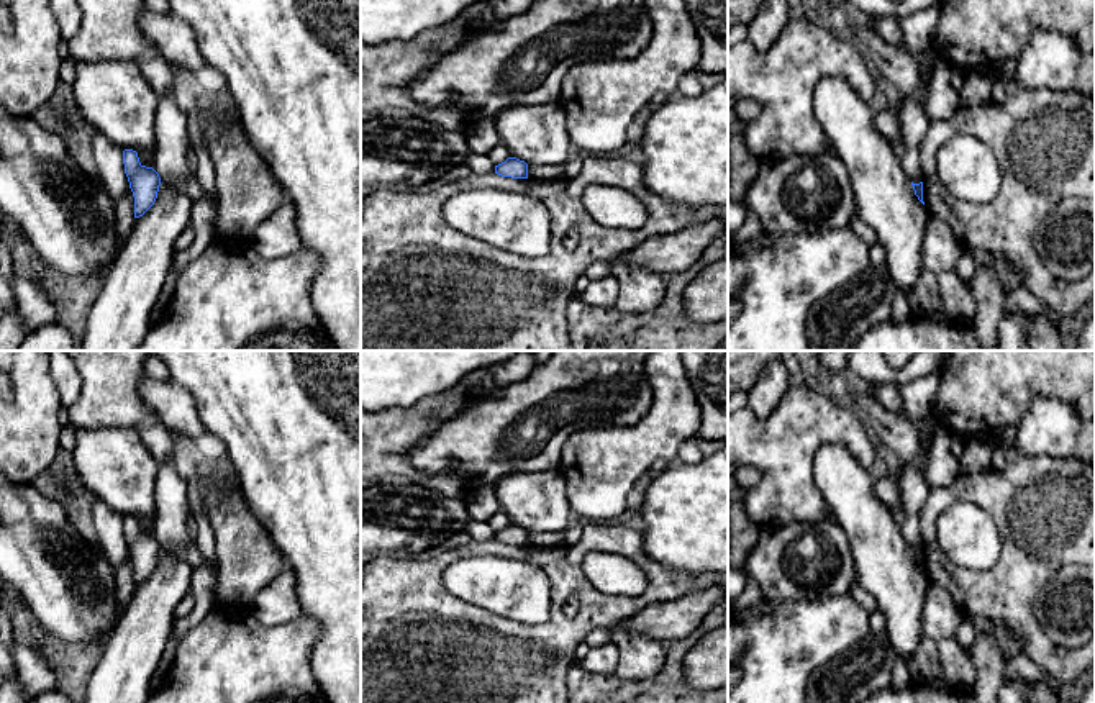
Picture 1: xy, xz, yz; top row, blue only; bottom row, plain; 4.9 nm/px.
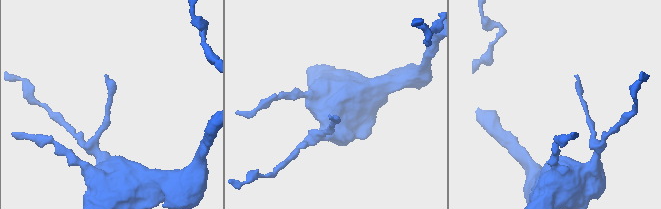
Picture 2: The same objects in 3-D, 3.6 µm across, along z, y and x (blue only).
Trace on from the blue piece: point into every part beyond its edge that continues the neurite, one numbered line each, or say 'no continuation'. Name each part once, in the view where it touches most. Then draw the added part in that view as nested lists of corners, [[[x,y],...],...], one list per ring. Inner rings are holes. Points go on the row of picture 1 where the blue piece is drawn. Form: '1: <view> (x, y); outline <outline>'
no continuation

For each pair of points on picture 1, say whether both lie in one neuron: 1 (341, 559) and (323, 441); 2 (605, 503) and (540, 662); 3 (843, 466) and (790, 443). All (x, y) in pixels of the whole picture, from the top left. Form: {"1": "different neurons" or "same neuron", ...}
{"1": "same neuron", "2": "different neurons", "3": "different neurons"}

